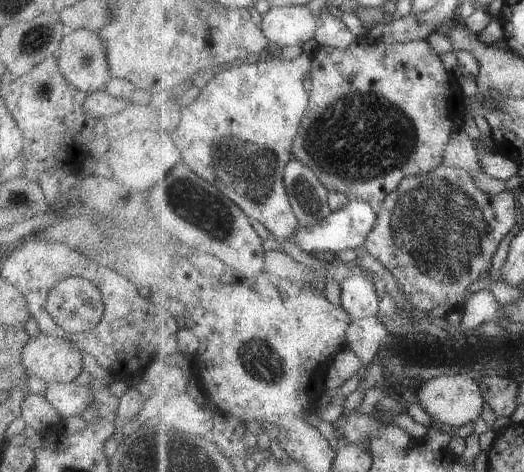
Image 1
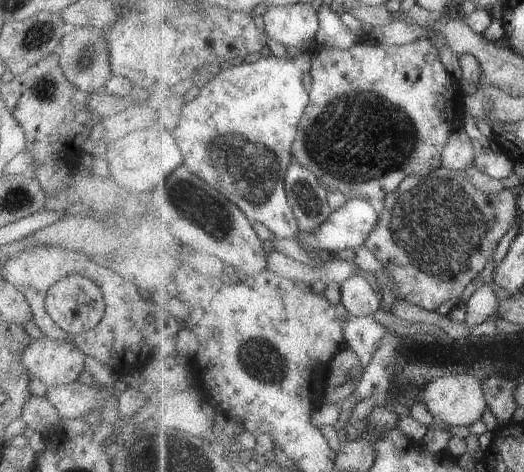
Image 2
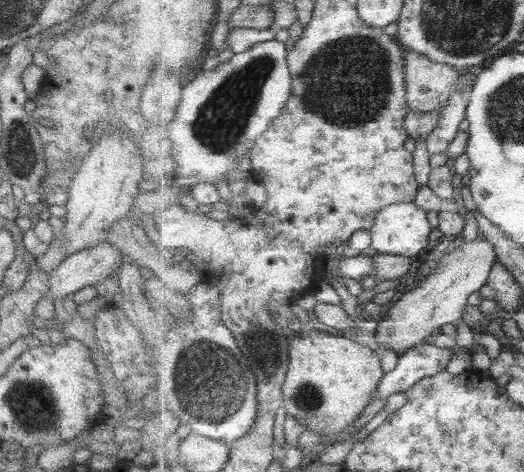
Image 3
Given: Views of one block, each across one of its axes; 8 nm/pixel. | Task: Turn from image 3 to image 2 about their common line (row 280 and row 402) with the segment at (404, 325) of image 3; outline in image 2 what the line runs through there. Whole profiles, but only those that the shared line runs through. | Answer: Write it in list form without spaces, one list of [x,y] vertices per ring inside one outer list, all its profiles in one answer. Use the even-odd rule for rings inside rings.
[[[467,374],[437,377],[435,380],[429,381],[420,398],[434,417],[440,418],[447,426],[469,426],[481,419],[485,408],[489,408],[482,380]]]

